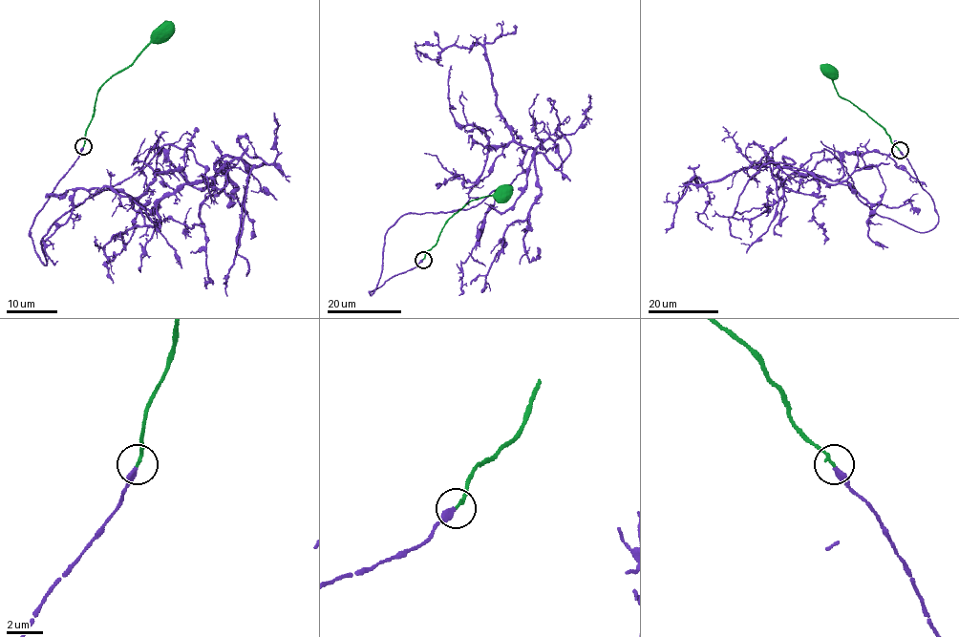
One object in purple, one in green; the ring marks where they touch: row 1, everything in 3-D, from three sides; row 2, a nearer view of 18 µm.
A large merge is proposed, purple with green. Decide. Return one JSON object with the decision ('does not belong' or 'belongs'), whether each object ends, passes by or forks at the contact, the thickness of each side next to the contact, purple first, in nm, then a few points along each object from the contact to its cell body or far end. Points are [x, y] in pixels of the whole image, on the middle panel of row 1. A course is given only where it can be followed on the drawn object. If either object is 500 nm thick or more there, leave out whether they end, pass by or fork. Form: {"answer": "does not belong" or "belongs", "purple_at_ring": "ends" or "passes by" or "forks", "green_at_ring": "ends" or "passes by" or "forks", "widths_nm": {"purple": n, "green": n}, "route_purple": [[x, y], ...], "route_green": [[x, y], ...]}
{"answer": "belongs", "purple_at_ring": "ends", "green_at_ring": "ends", "widths_nm": {"purple": 320, "green": 170}, "route_purple": [[423, 260], [370, 295], [402, 216], [476, 207], [532, 148], [479, 44], [415, 45], [422, 62]], "route_green": [[423, 260], [427, 250], [436, 244], [444, 222], [473, 200], [502, 195]]}

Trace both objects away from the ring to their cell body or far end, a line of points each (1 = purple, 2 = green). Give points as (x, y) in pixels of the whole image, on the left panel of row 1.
1: (83, 147), (33, 222), (44, 265), (56, 221), (165, 144), (215, 181), (77, 188), (44, 241), (58, 261)
2: (83, 145), (97, 91), (128, 66), (161, 31)

